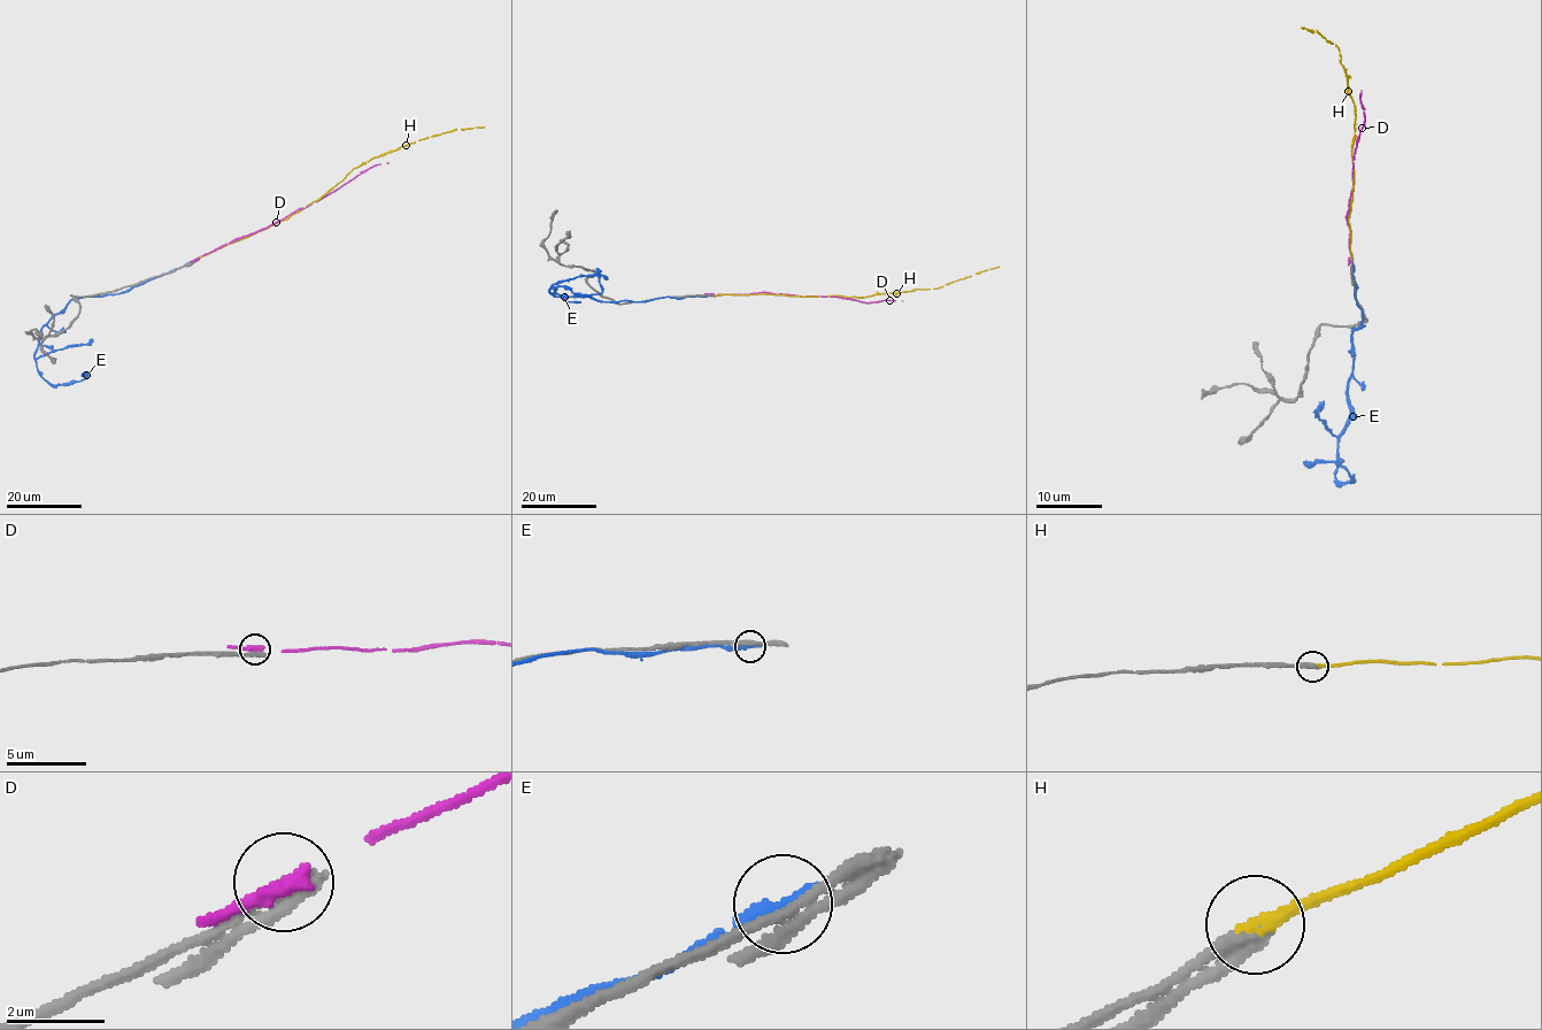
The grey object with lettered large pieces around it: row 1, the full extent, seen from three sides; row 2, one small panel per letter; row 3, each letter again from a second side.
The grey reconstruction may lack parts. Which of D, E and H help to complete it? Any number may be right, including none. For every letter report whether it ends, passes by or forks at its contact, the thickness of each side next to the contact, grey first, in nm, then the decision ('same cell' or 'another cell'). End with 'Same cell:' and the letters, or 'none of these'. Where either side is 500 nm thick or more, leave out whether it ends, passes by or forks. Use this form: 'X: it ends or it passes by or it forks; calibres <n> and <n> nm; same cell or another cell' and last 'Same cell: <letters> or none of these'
D: it ends; calibres 420 and 400 nm; another cell
E: it ends; calibres 260 and 340 nm; another cell
H: it ends; calibres 360 and 320 nm; same cell
Same cell: H

